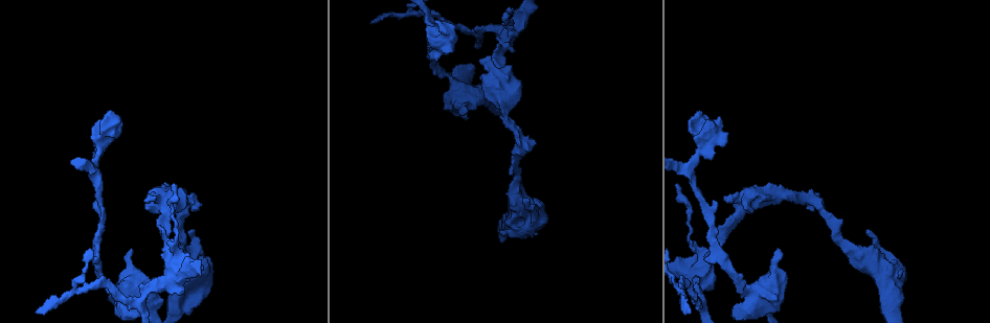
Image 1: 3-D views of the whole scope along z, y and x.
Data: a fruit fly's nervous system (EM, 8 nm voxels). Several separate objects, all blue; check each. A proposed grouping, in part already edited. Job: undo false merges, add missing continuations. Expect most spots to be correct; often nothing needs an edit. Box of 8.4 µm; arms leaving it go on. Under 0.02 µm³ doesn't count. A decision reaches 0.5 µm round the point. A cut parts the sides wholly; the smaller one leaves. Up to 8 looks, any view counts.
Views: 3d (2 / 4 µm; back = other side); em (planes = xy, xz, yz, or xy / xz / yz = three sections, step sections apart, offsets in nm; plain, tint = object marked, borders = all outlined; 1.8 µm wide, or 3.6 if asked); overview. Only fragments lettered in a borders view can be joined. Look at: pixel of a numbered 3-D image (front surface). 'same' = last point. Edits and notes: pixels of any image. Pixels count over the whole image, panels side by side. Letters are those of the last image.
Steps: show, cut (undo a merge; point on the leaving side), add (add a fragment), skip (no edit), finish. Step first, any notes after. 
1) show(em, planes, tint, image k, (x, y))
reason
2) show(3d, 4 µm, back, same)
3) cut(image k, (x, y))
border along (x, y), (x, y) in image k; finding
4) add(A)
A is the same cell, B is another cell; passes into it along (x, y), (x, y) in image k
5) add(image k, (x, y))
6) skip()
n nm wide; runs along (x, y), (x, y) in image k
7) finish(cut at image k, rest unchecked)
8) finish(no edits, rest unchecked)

show(em, xz, step 4, tint, image 1, (172, 274))
four-way junction

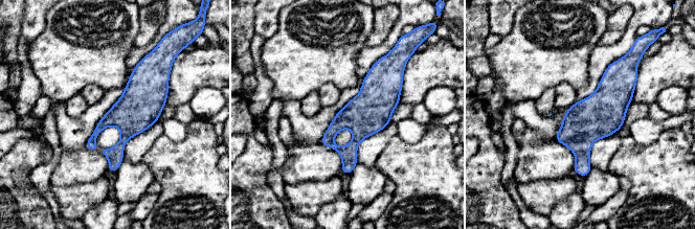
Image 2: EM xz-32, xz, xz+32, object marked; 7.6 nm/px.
show(em, xz, step 4, borders, same)
see the neighbours

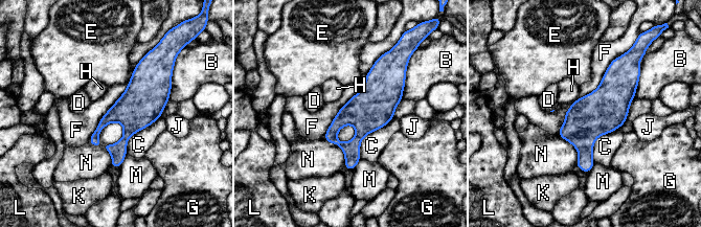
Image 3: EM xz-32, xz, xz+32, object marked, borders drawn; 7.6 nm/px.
skip()
320 nm wide; B, C, D, E, F, G, H, J, K, L, M and N are other cells; border along (389, 50), (377, 59), (322, 137) in image 3; one neuron here

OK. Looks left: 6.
show(em, yz, step 16, borders, image 1, (132, 249))
free end

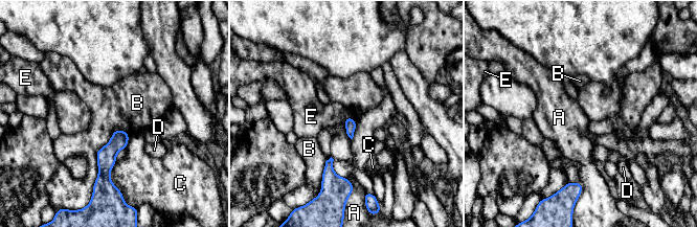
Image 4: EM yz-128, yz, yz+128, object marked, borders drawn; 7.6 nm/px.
skip()
A, B, C, D and E are other cells; none of them fits

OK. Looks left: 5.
show(3d, 2 µm, image 1, (530, 140))
branch stops here

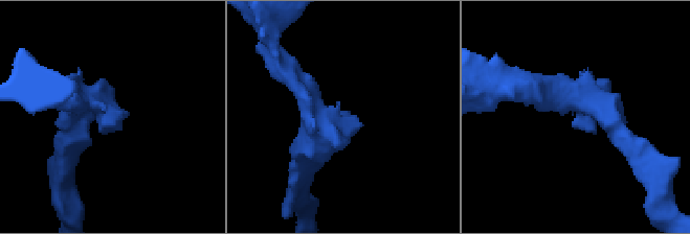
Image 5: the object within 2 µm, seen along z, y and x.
show(em, yz, step 4, tint, image 5, (116, 126))
arms of 200, 200 nm; need the tissue

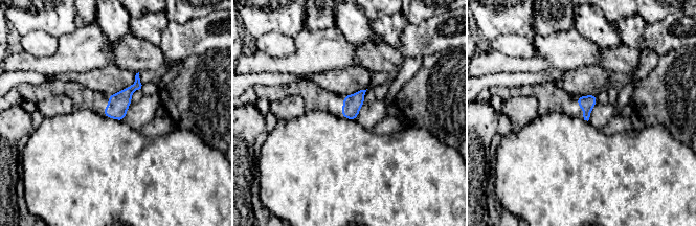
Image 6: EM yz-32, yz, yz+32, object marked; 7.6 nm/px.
show(em, xy, step 4, borders, same)
cut it another way

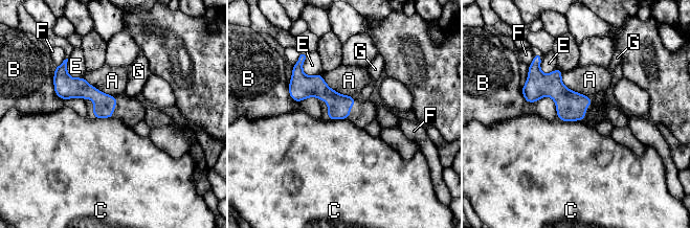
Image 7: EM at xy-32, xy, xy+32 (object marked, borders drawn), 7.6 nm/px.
skip()
A, B, C, E, F and G are other cells; runs along (296, 75), (347, 116) in image 7; no lettered fragment goes on from it

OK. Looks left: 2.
finish(no edits, rest unchecked)

